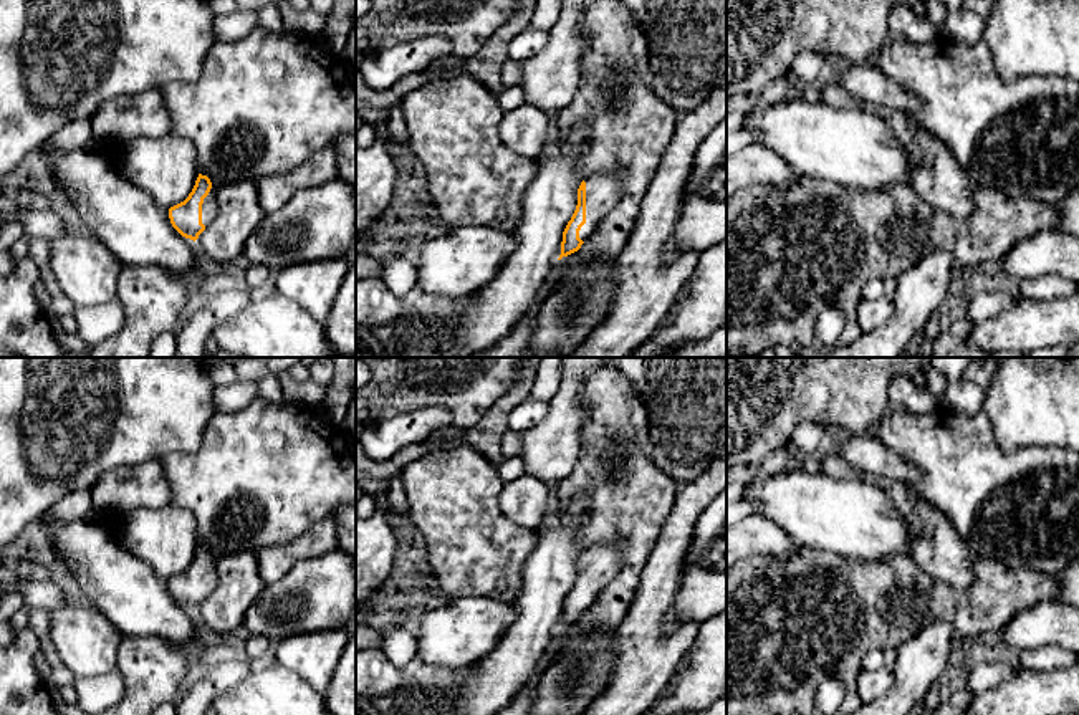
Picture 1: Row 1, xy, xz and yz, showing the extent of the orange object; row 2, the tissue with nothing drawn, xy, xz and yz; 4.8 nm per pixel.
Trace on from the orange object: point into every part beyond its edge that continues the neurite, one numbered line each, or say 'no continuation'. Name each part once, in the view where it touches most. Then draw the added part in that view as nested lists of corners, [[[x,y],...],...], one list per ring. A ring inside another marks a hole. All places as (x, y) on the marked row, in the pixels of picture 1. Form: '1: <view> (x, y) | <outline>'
1: xz (603, 191) | [[[614,172],[594,174],[586,182],[586,223],[579,230],[584,242],[592,235],[602,218],[617,205],[622,197],[619,177]]]

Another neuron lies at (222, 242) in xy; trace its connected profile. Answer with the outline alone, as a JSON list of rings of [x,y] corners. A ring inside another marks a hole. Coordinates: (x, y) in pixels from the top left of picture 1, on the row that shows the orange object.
[[[255,180],[218,185],[217,215],[195,240],[204,262],[218,271],[242,266],[245,243],[265,217]]]

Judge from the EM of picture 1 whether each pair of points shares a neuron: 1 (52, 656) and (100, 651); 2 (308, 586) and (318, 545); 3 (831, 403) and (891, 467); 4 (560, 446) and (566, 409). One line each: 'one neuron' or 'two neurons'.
1: two neurons
2: two neurons
3: two neurons
4: one neuron

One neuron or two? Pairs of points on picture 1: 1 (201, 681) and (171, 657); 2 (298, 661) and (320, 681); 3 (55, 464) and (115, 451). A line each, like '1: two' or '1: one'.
1: two
2: one
3: one

